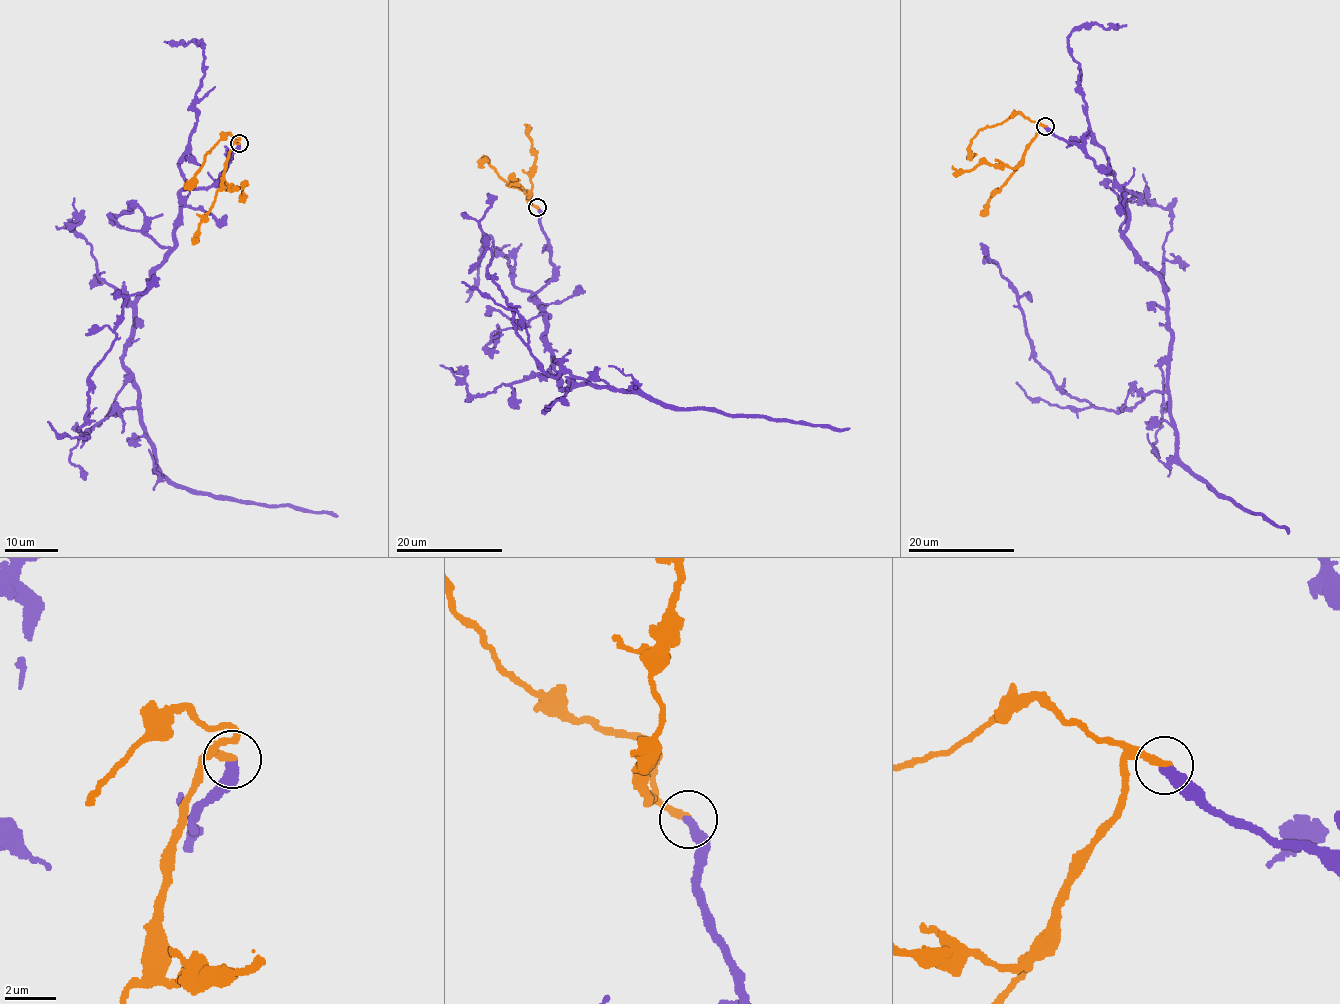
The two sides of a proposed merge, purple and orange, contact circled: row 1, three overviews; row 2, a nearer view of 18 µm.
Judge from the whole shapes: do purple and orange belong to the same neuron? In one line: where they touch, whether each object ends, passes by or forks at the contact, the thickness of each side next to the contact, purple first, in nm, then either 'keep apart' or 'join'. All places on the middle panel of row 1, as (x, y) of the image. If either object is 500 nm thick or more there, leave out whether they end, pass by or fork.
place (537, 207); purple ends; orange ends; calibres 440 and 320 nm; join

